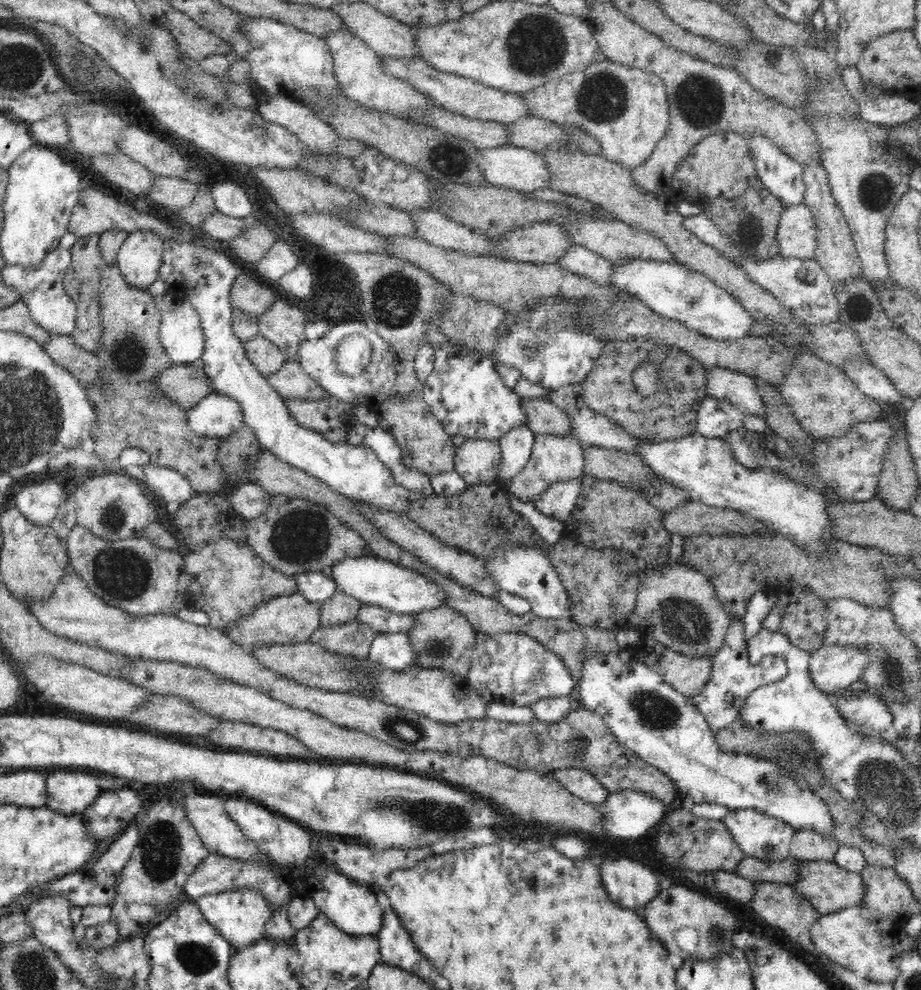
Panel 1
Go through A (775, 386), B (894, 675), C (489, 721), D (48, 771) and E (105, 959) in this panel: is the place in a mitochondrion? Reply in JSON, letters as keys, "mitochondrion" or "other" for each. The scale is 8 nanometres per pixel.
{"A":"other","B":"mitochondrion","C":"other","D":"other","E":"other"}

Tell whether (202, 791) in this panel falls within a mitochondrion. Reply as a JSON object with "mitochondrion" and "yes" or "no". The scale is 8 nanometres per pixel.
{"mitochondrion":"no"}

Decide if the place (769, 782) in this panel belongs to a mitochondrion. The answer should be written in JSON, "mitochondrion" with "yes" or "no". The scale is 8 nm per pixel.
{"mitochondrion":"yes"}

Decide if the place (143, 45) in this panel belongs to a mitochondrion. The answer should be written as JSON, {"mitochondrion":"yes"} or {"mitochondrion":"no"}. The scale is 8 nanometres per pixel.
{"mitochondrion":"yes"}

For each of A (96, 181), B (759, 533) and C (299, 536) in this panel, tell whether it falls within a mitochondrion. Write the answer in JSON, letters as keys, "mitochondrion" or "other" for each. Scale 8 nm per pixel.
{"A":"other","B":"other","C":"mitochondrion"}

